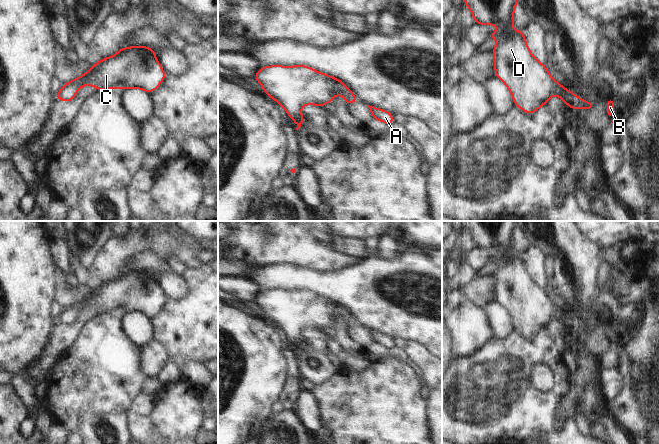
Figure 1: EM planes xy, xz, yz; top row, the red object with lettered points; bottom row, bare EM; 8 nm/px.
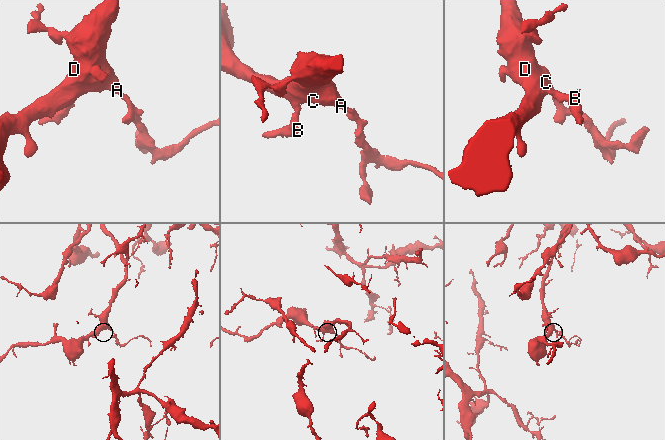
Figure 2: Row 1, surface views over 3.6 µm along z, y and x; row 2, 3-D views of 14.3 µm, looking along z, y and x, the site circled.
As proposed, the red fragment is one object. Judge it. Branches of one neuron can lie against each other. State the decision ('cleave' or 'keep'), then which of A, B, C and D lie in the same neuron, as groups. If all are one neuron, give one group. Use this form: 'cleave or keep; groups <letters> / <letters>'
keep; groups A B C D

